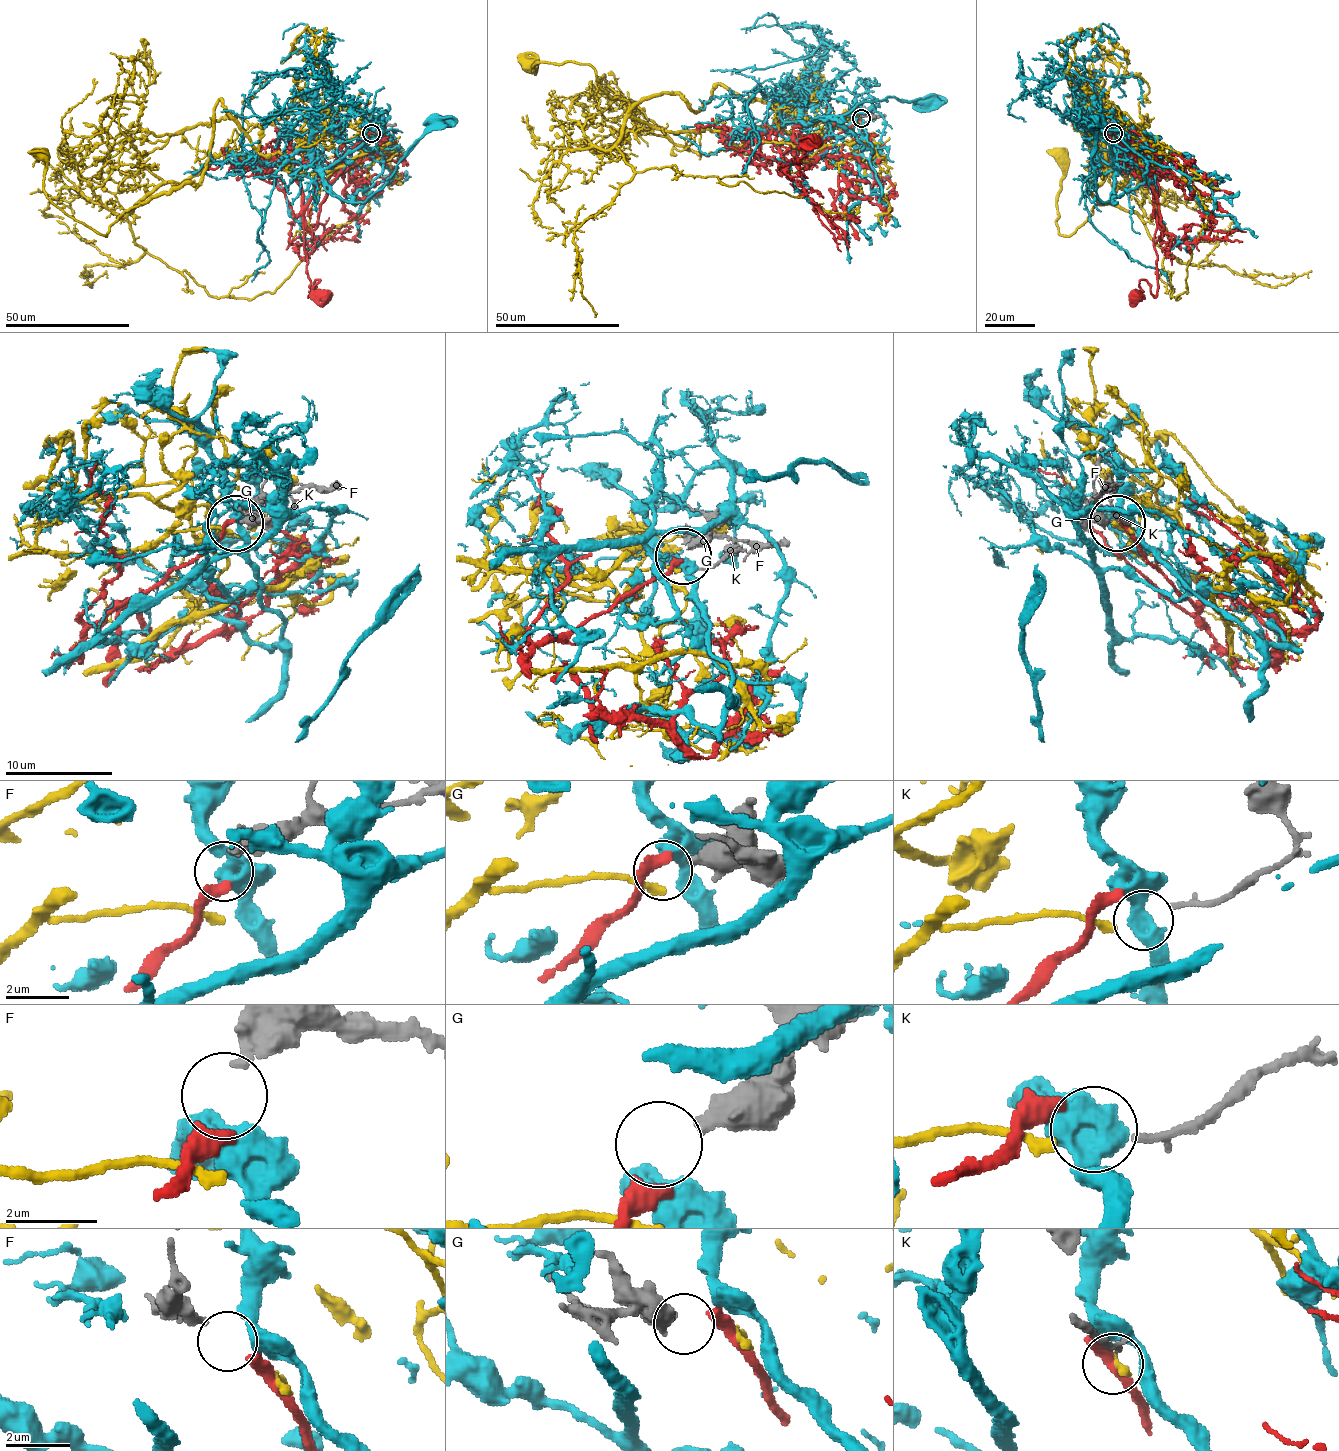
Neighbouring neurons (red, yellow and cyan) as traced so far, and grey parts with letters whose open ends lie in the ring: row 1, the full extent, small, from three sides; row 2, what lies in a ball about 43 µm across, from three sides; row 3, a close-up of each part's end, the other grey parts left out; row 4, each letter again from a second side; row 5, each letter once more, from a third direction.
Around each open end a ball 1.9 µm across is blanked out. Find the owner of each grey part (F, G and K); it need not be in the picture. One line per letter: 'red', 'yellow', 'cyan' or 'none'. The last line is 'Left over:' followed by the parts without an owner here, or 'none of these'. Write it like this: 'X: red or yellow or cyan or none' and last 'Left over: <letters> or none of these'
F: red
G: none
K: yellow
Left over: G

